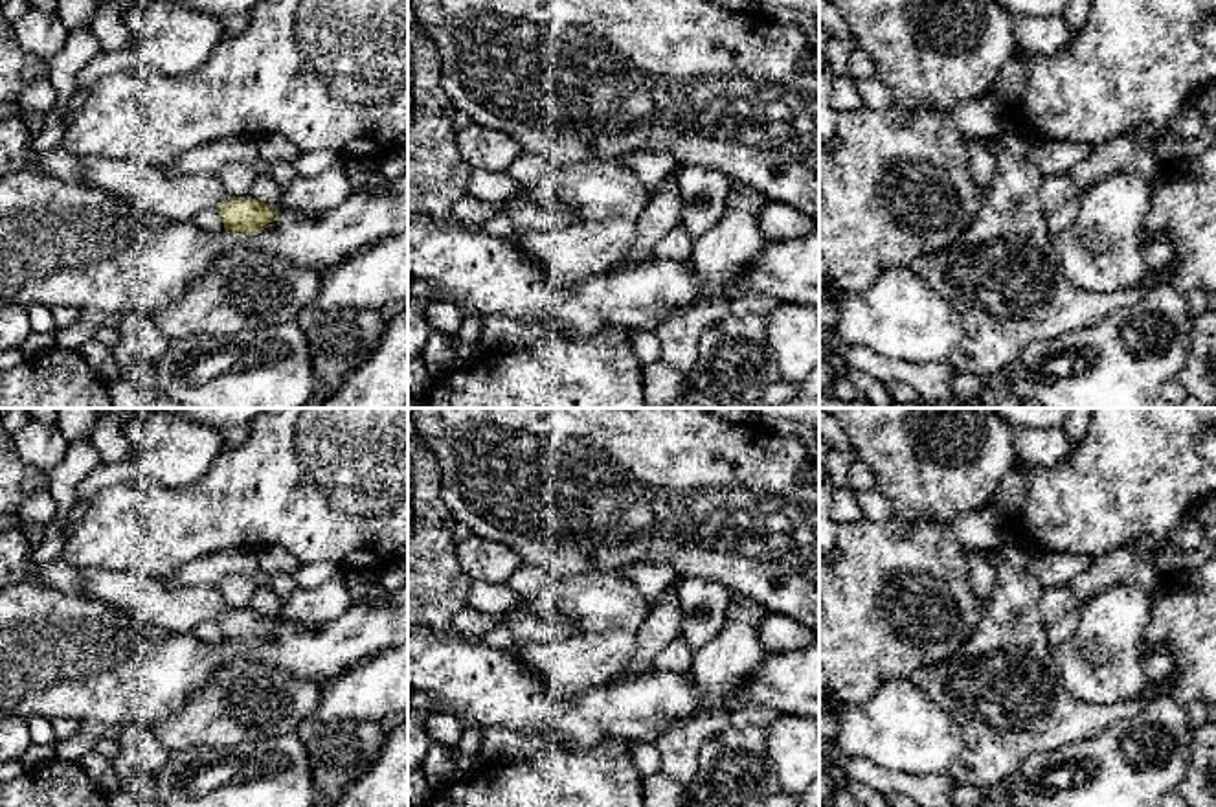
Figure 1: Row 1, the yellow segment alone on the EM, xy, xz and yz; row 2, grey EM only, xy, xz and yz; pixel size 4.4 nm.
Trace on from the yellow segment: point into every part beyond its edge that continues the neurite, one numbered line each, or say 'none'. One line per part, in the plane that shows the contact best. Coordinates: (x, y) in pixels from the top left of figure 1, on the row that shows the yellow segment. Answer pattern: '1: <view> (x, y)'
1: xy (177, 195)

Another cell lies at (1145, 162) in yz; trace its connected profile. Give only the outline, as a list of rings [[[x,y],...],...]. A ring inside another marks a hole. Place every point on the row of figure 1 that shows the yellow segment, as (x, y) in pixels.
[[[1139,149],[1133,154],[1133,167],[1143,175],[1144,180],[1152,182],[1155,178],[1159,164],[1152,151]]]

